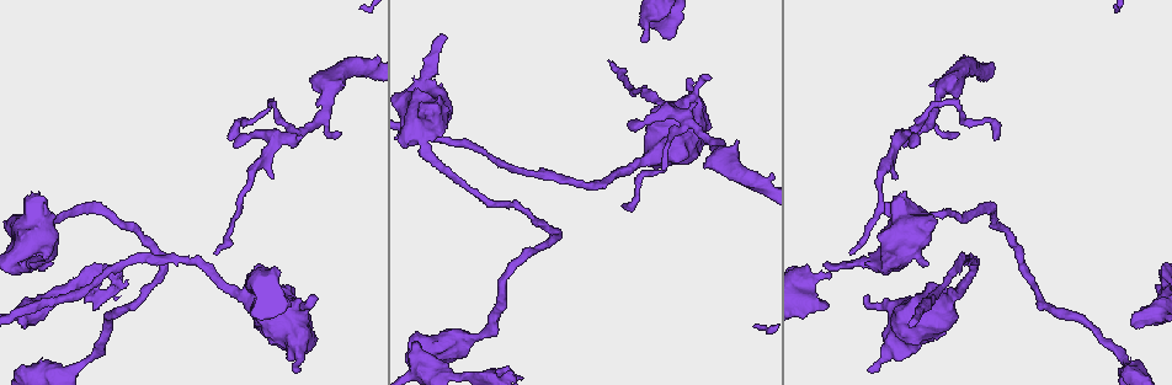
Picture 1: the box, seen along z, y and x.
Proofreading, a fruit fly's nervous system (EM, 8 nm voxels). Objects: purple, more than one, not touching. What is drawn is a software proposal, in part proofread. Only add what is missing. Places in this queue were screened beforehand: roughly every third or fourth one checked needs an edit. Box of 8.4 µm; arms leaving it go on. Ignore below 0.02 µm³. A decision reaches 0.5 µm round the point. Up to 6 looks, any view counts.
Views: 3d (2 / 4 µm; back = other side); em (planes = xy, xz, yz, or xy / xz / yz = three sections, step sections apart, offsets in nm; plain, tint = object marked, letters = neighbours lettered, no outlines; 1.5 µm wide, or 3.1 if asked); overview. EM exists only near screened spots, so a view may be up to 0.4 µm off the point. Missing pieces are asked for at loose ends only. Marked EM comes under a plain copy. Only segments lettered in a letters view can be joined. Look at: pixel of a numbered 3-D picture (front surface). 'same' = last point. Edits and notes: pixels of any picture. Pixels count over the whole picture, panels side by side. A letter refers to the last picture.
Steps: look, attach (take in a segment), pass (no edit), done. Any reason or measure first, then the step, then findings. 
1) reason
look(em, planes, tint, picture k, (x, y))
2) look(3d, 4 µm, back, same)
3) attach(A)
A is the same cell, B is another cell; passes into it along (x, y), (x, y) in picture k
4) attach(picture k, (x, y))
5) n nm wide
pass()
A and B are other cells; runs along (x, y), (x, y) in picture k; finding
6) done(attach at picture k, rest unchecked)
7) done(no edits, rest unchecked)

thick end
look(em, xz, step 4, tint, picture 1, (21, 323))

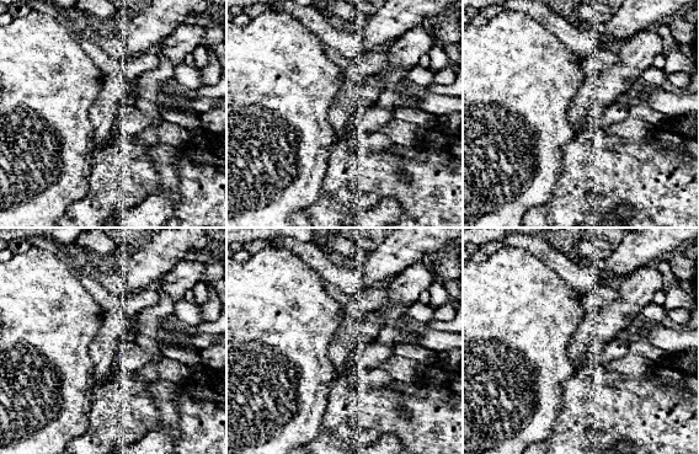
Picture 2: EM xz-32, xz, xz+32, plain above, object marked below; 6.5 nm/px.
look(em, planes, letters, same)

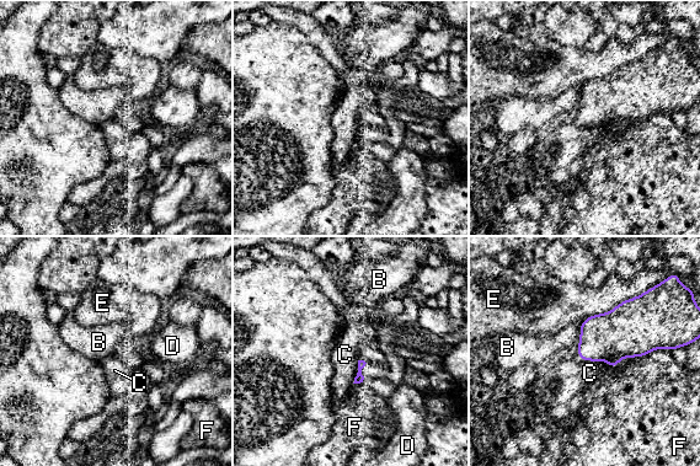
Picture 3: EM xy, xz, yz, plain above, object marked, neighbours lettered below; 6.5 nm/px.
E touches over 440 nm
pass()
B, C, D, E and F are other cells; none of them fits

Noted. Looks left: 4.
free end
look(em, yz, step 8, tint, picture 1, (830, 276))

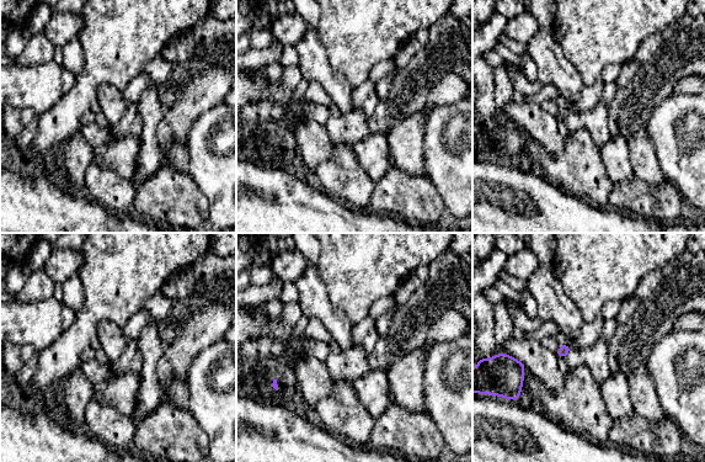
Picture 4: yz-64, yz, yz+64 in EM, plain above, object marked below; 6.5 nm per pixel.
another direction
look(em, planes, tint, same)

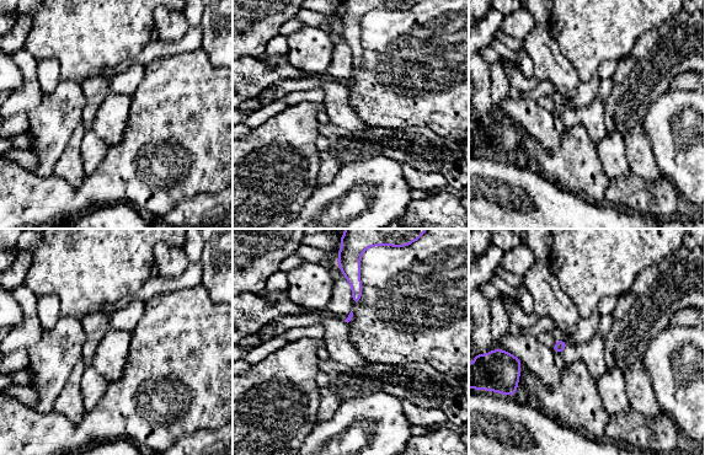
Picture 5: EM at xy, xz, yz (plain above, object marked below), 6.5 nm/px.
see the neighbours
look(em, planes, letters, same)

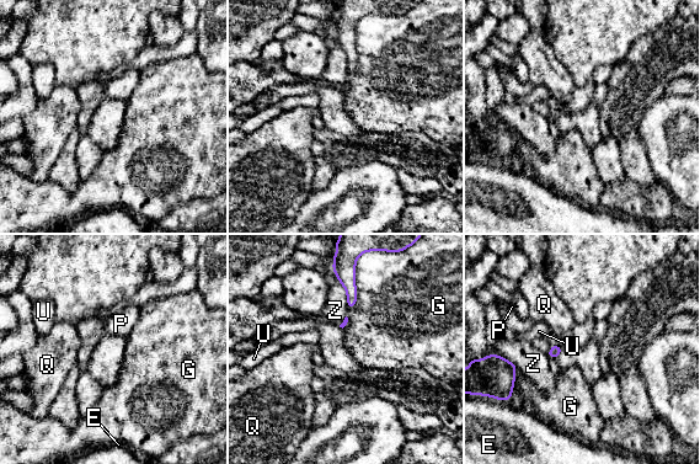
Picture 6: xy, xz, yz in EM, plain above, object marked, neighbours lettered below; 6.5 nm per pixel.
pass()
E, G, P, Q, U and Z are other cells; border along (375, 250), (357, 259), (348, 309) in picture 6; none of them fits

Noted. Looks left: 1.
done(no edits, rest unchecked)

